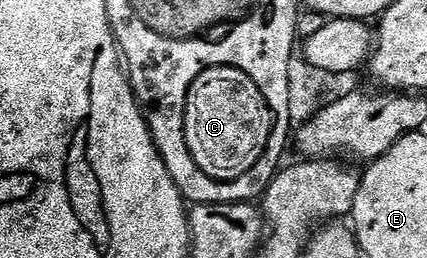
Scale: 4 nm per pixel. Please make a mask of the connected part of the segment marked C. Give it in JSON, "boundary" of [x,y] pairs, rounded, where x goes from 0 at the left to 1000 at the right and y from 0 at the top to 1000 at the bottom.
{"boundary":[[[518,252],[480,267],[443,341],[440,384],[433,391],[433,547],[459,640],[511,705],[550,702],[597,643],[623,581],[639,477],[632,395],[618,384],[600,322],[557,264]]]}

